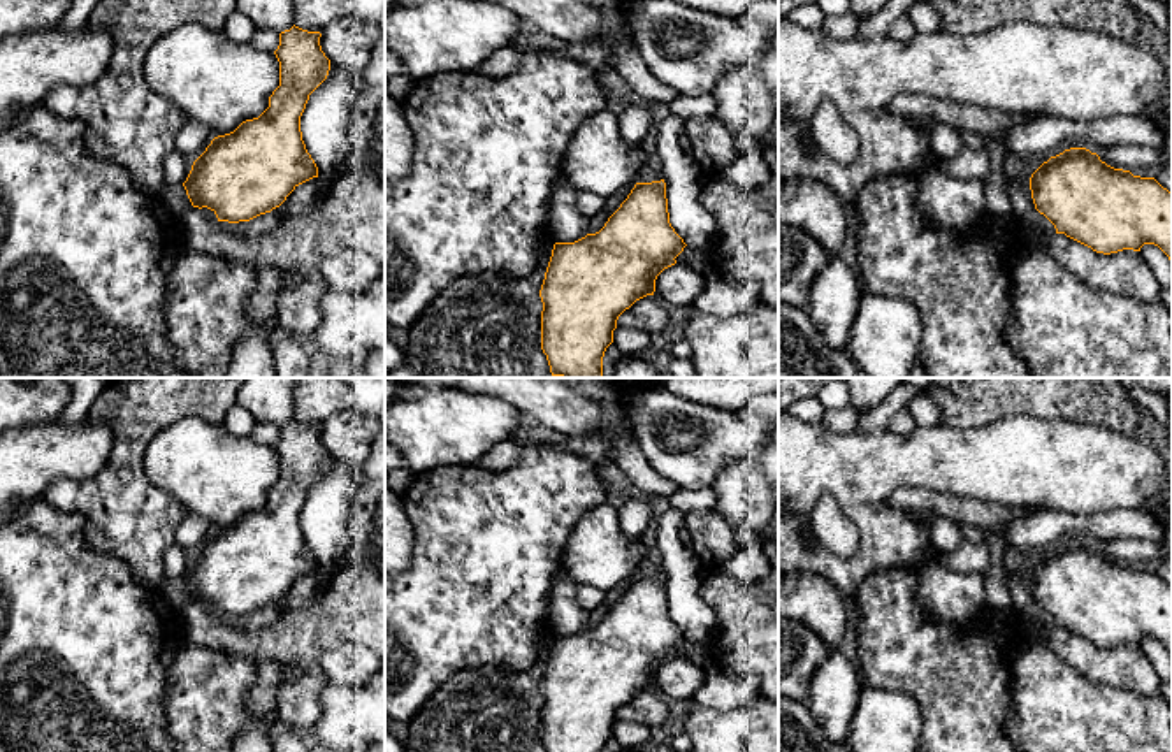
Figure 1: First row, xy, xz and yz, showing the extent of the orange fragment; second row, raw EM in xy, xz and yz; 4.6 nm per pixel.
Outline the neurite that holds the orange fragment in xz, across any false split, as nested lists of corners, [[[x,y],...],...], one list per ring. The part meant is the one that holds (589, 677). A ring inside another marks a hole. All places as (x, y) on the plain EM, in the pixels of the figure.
[[[664,573],[636,576],[599,625],[575,636],[555,636],[539,683],[546,752],[603,752],[619,710],[636,694],[654,689],[657,669],[676,657],[685,640],[669,617]]]

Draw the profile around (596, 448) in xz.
[[[606,432],[582,437],[568,437],[562,445],[555,446],[590,460],[596,467],[604,460],[611,460],[611,450],[613,450],[613,445]]]

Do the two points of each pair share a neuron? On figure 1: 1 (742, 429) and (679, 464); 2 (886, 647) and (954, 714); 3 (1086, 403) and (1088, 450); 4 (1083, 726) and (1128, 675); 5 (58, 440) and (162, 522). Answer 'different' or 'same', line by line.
1: same
2: same
3: different
4: different
5: different

